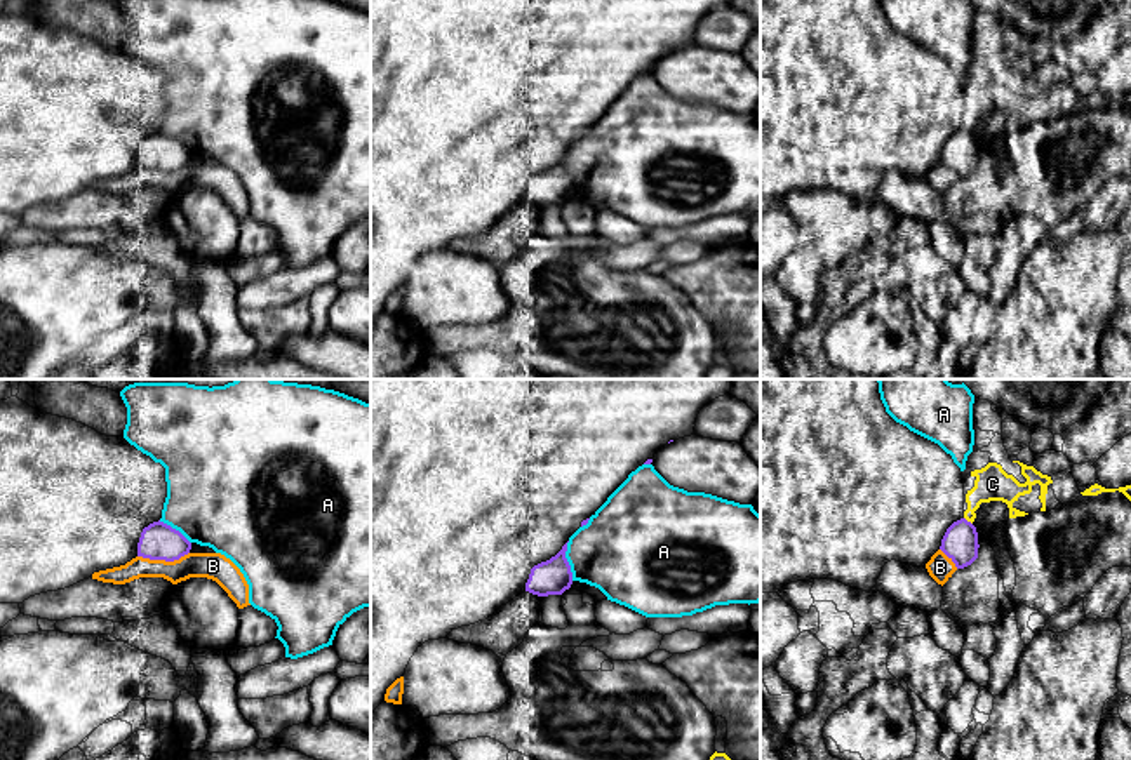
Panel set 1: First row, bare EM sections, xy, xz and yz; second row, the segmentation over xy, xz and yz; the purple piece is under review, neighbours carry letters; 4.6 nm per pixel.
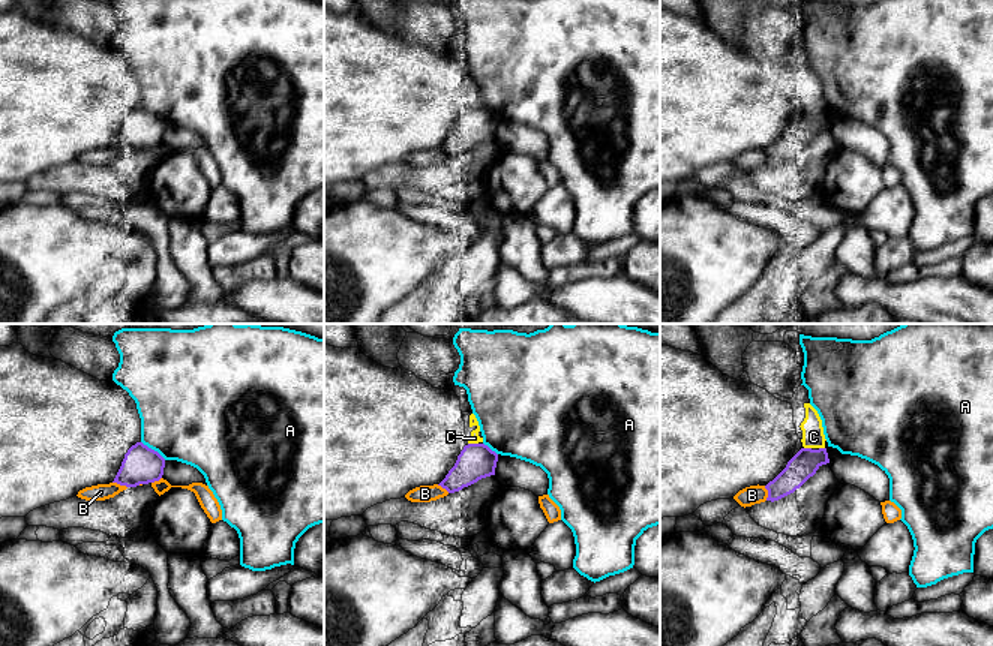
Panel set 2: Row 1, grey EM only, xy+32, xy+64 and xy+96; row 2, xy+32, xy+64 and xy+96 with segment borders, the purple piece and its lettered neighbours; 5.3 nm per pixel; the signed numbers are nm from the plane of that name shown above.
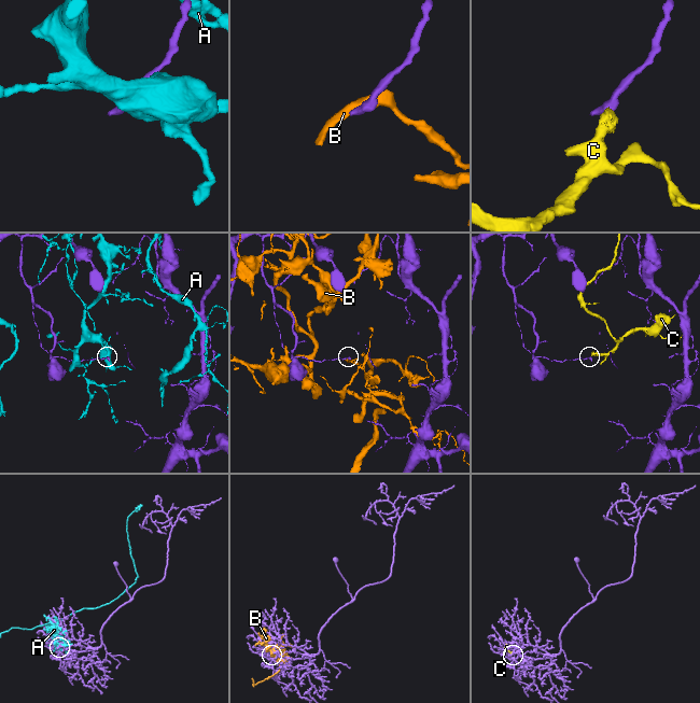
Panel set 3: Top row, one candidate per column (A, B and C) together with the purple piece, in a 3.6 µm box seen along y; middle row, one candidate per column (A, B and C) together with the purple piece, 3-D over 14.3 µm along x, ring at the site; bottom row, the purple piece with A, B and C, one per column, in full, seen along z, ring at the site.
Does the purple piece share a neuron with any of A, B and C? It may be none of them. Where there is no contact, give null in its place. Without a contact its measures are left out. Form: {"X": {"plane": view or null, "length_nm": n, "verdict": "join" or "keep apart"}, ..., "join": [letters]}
{"A": {"plane": "xz", "length_nm": 190, "verdict": "keep apart"}, "B": {"plane": "xy", "length_nm": 240, "verdict": "keep apart"}, "C": {"plane": "yz", "length_nm": 50, "verdict": "keep apart"}, "join": []}

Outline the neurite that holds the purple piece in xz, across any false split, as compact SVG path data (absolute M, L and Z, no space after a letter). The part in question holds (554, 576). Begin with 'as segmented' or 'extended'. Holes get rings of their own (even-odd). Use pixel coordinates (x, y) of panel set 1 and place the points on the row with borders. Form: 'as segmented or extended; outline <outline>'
as segmented; outline M567 543L555 557L534 565L525 583L525 591L538 597L548 597L562 595L566 590L569 590L572 584L572 572L566 558L566 551Z

